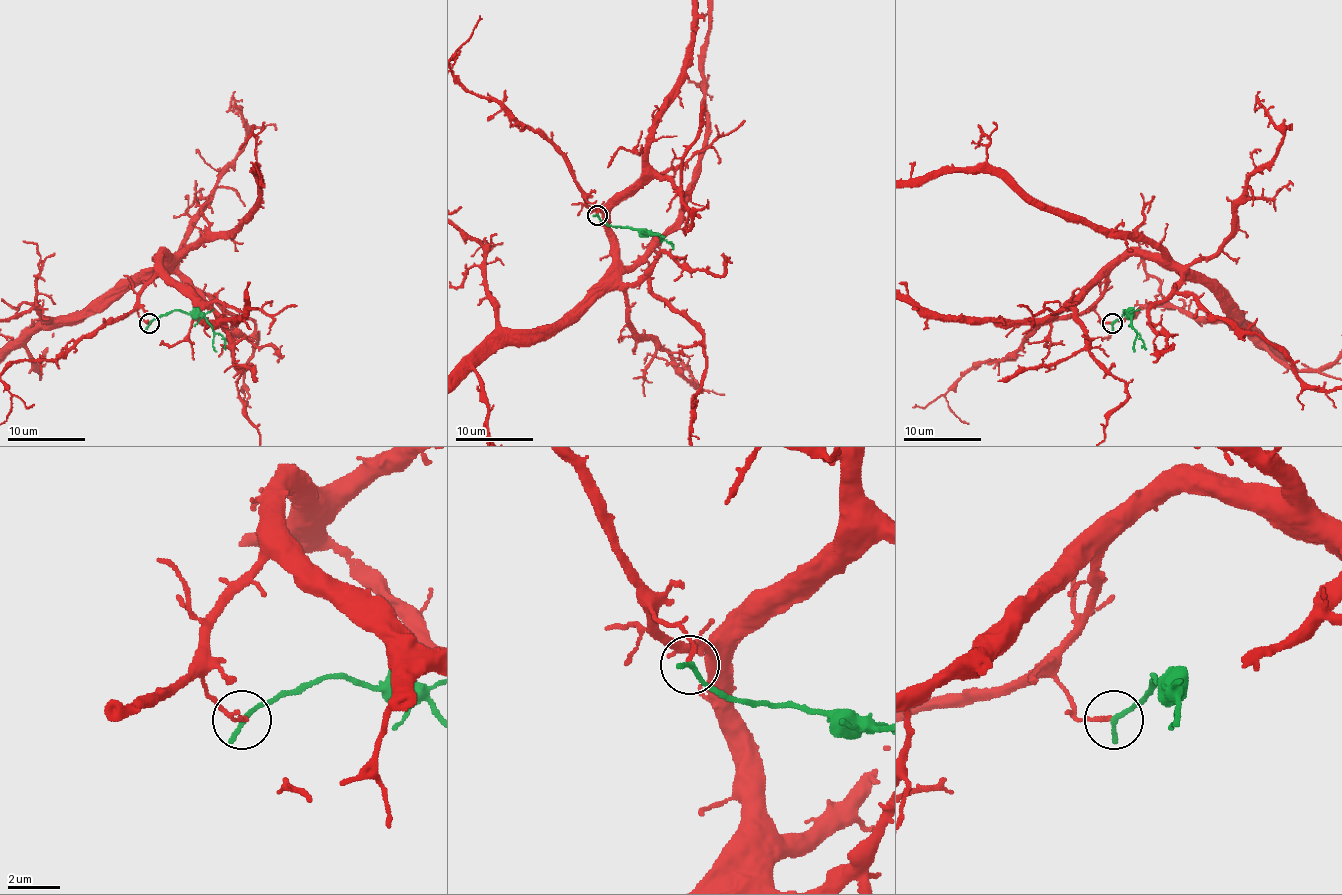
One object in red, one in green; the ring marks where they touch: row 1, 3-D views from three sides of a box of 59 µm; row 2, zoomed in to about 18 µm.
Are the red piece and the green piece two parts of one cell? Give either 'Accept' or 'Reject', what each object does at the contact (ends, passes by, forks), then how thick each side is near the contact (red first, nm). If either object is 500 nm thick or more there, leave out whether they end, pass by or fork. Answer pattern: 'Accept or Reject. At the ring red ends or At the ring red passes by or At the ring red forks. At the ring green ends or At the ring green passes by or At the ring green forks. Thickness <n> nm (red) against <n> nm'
Reject. At the ring red ends. At the ring green ends. Thickness 170 nm (red) against 240 nm

